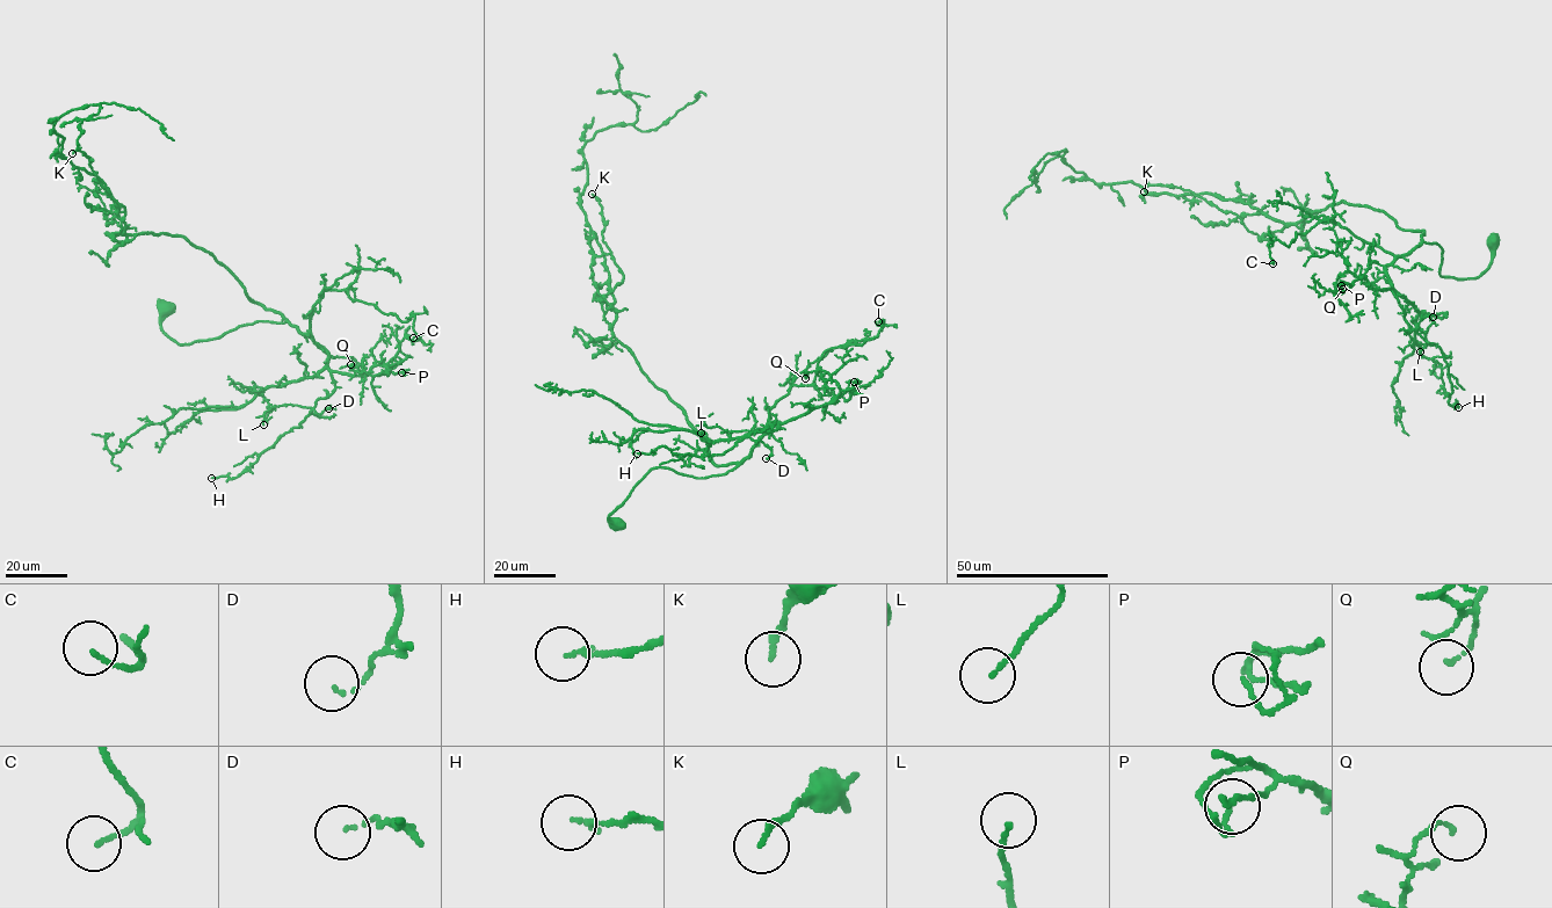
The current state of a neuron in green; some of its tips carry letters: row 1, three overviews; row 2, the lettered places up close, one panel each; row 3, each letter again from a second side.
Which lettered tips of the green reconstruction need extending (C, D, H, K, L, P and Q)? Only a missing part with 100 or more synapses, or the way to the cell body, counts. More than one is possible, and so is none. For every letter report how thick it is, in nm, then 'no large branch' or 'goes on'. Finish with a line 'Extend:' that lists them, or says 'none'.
C: calibre 110 nm; no large branch
D: calibre 90 nm; no large branch
H: calibre 130 nm; no large branch
K: calibre 140 nm; no large branch
L: calibre 120 nm; no large branch
P: calibre 90 nm; no large branch
Q: calibre 100 nm; no large branch
Extend: none

